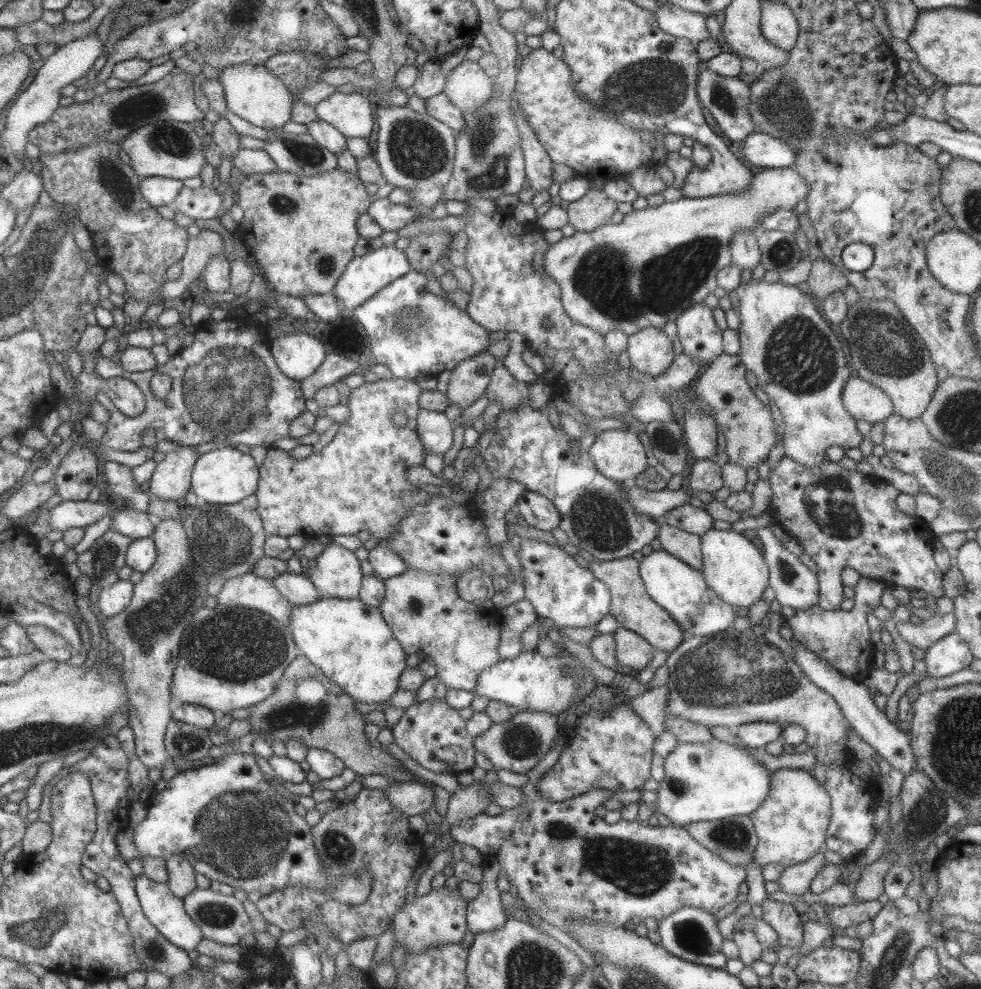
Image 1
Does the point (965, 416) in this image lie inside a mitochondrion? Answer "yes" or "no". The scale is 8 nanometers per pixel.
yes

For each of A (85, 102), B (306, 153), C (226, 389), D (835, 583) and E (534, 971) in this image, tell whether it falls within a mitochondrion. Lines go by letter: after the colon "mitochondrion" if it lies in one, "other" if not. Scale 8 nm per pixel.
A: other
B: mitochondrion
C: mitochondrion
D: other
E: mitochondrion

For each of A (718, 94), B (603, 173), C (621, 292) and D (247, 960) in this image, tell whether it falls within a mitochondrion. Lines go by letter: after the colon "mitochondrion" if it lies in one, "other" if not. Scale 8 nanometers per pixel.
A: mitochondrion
B: other
C: mitochondrion
D: other

